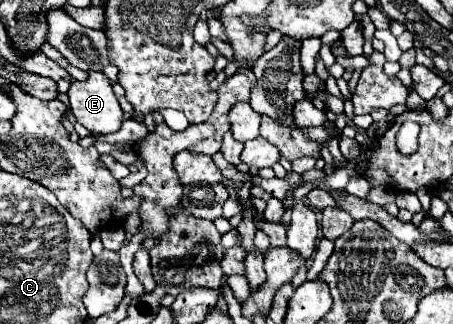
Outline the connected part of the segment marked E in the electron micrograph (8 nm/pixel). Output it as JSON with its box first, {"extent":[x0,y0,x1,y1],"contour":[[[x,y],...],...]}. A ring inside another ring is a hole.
{"extent":[69,71,123,135],"contour":[[[91,71],[87,81],[73,81],[69,103],[77,121],[93,135],[115,133],[123,123],[123,109],[111,89],[105,73]]]}

